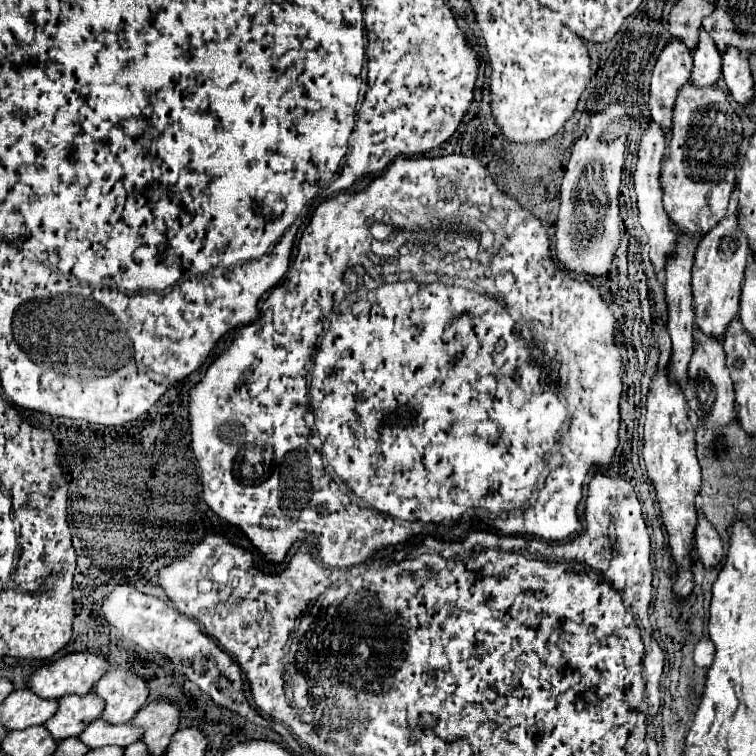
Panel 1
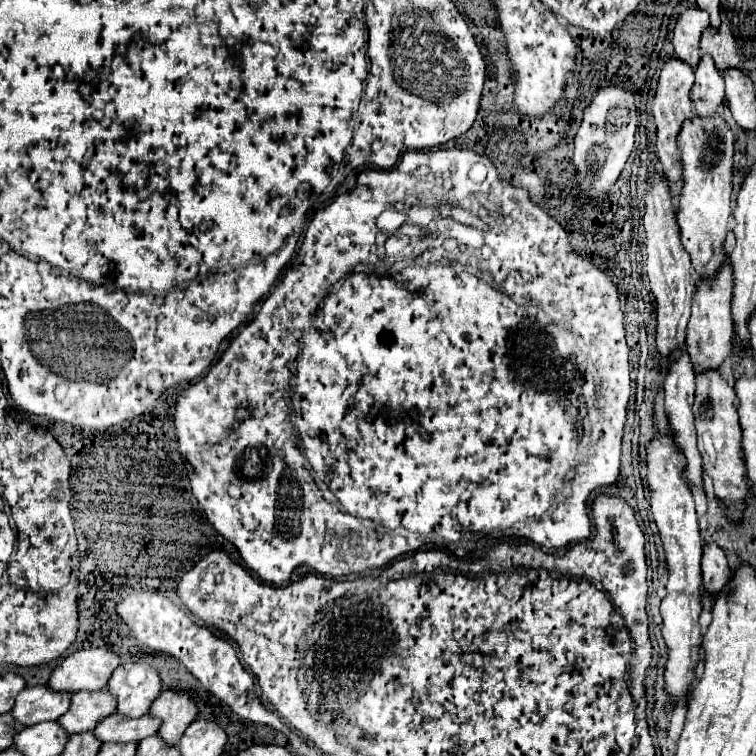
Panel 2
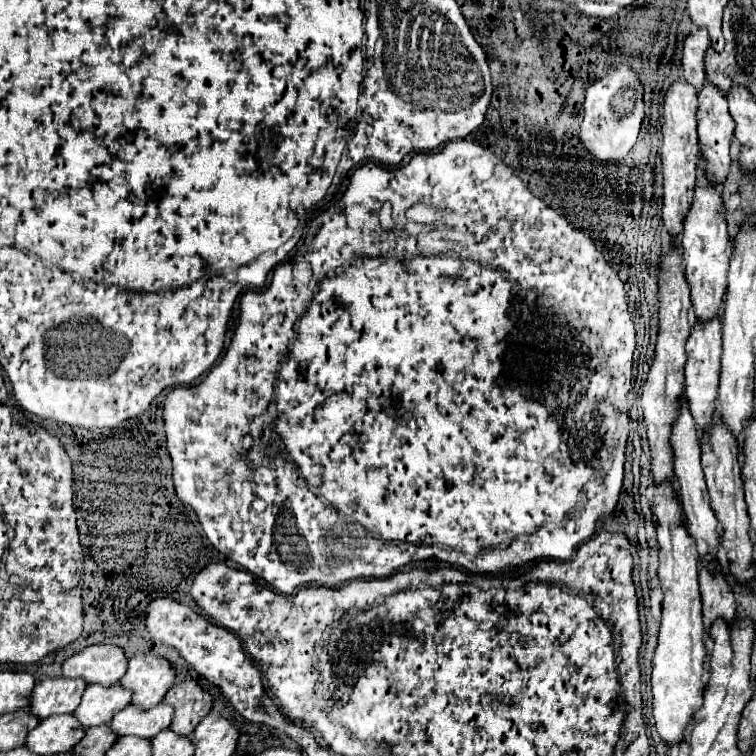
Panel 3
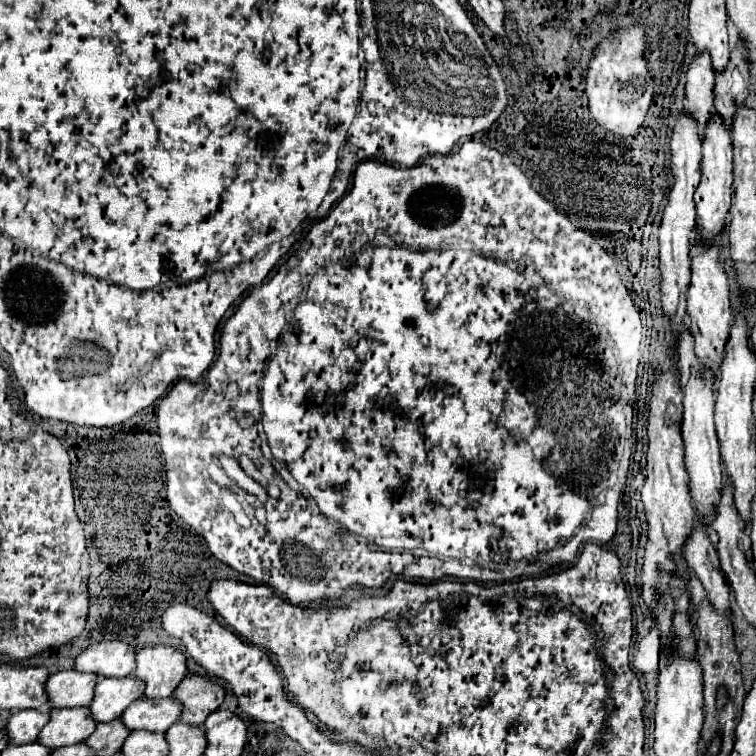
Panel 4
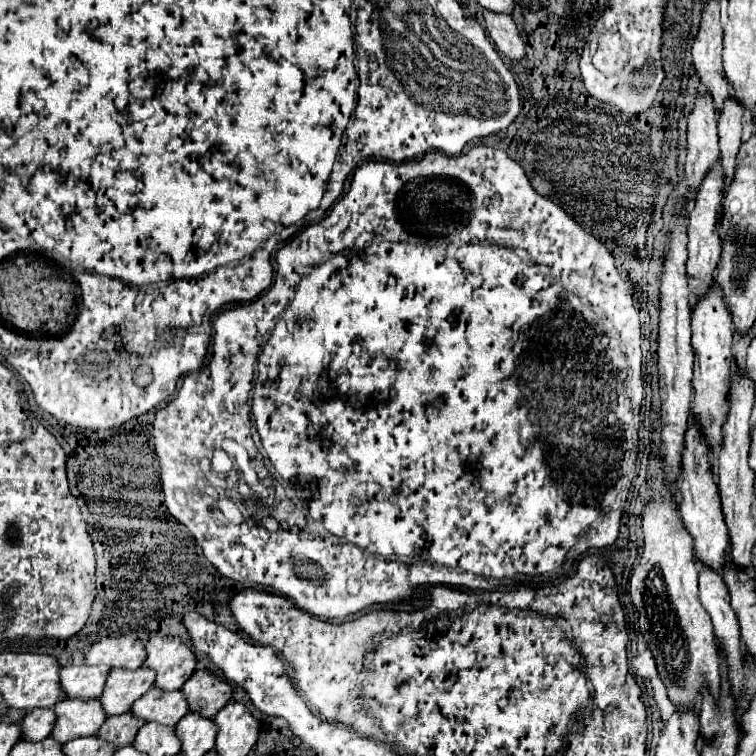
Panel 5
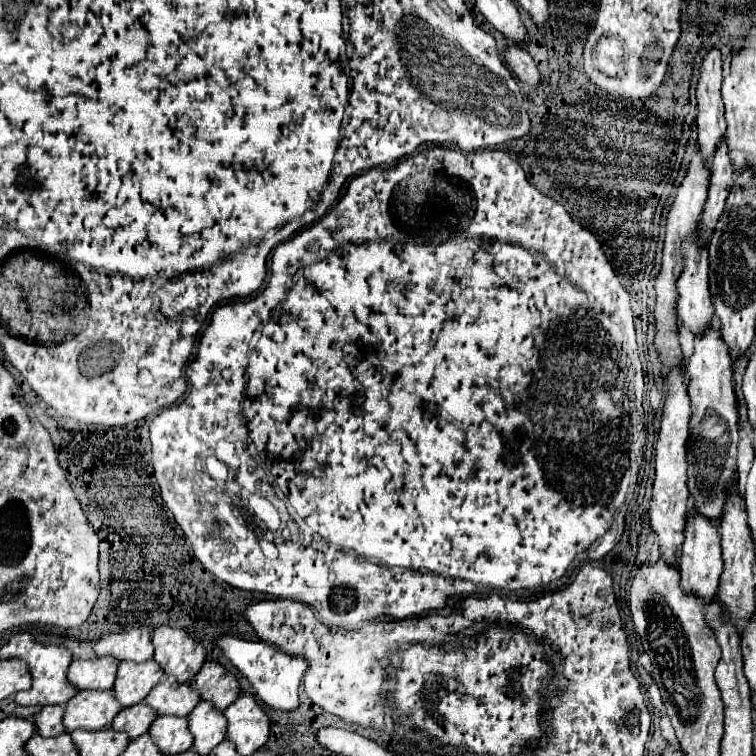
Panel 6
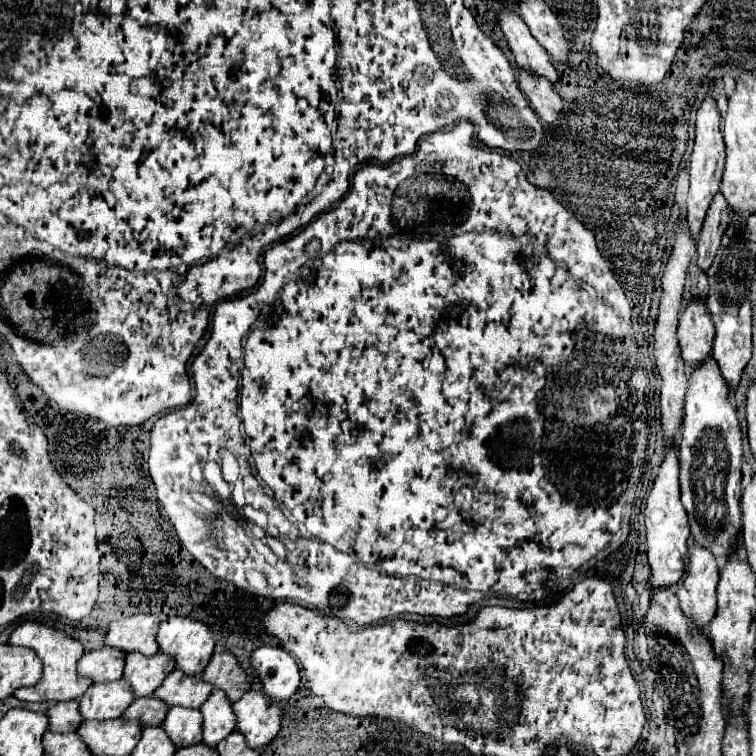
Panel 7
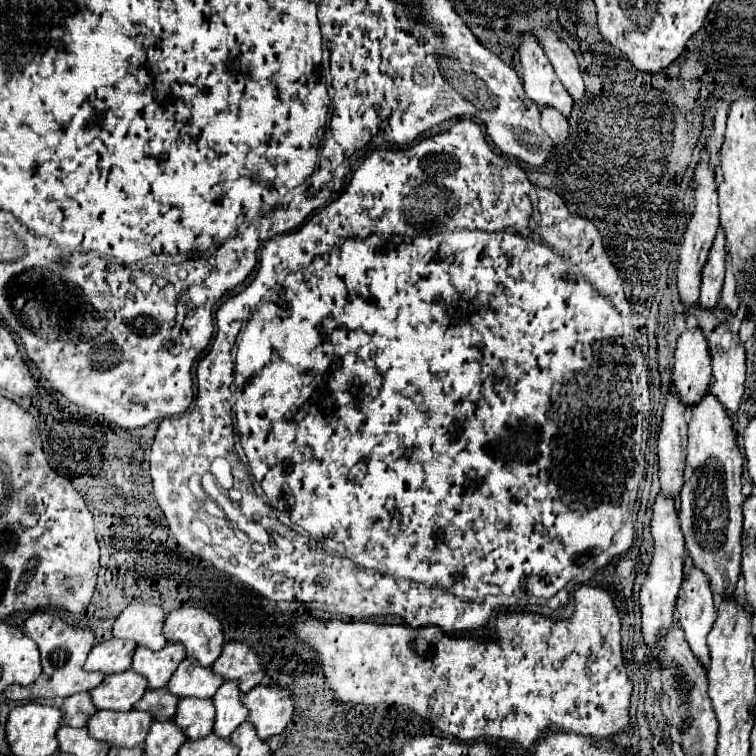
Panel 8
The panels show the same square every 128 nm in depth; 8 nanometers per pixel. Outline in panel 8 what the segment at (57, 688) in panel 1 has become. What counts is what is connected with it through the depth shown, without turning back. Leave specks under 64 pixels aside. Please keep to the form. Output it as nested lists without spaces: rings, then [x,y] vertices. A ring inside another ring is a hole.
[[[132,602],[116,618],[114,636],[130,638],[152,650],[160,650],[166,646],[166,638],[162,632],[164,620],[166,614],[160,606],[148,602]]]

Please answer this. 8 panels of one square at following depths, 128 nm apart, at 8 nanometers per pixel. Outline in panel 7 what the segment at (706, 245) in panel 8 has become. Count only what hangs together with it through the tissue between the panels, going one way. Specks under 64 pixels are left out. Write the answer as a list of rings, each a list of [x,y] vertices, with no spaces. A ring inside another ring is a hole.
[[[710,90],[708,98],[702,102],[698,110],[696,140],[694,140],[694,150],[690,156],[690,192],[686,200],[686,210],[688,210],[690,232],[694,232],[694,242],[698,240],[698,232],[702,230],[702,220],[706,218],[710,202],[720,190],[720,180],[722,180],[722,170],[724,170],[724,140],[718,130],[718,124],[720,124],[720,114],[712,98],[712,90]]]

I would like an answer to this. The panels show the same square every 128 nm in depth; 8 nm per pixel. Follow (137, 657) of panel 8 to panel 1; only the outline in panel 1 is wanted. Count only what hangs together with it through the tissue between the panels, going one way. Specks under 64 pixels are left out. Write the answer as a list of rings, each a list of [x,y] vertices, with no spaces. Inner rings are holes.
[[[92,692],[86,696],[74,696],[74,694],[64,696],[64,698],[60,698],[58,712],[44,726],[50,730],[50,734],[56,740],[78,736],[72,732],[82,732],[82,728],[86,728],[86,724],[100,718],[102,708],[104,708],[104,700]]]

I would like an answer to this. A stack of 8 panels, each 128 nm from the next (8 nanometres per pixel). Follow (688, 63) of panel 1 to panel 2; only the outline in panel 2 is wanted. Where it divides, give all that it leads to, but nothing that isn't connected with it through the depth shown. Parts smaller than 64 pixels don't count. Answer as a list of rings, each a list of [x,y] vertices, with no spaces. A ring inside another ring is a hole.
[[[676,58],[668,60],[662,68],[660,80],[658,80],[658,90],[654,96],[654,104],[652,104],[652,114],[656,120],[656,132],[658,132],[658,160],[662,164],[662,174],[668,180],[668,188],[672,198],[678,198],[678,192],[682,190],[682,158],[680,158],[680,148],[678,148],[678,132],[682,128],[682,124],[690,118],[696,116],[694,108],[692,108],[692,100],[690,100],[690,88],[694,86],[694,70],[690,70],[690,66],[686,62],[680,62]]]

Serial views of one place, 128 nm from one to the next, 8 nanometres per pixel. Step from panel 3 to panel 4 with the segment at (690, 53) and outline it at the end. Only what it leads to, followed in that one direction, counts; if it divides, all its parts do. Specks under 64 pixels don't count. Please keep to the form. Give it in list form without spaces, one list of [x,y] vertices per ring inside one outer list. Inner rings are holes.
[[[696,54],[690,64],[686,76],[686,102],[702,138],[706,120],[710,120],[710,112],[714,112],[714,72],[710,66],[710,56],[706,54]]]

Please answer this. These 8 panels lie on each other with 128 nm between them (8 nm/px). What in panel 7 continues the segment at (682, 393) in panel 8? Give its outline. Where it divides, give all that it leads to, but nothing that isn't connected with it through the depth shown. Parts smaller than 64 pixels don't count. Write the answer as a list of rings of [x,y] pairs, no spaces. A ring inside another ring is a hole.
[[[692,300],[680,314],[678,326],[678,346],[682,350],[682,360],[694,370],[712,354],[714,324],[704,310],[700,300]]]

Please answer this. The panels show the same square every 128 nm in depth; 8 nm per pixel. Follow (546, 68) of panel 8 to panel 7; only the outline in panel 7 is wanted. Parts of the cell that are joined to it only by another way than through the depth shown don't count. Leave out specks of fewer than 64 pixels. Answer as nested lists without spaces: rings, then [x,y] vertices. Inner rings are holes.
[[[502,12],[498,24],[506,36],[506,42],[516,58],[518,68],[526,72],[534,72],[538,76],[548,78],[552,84],[558,82],[558,74],[550,62],[548,52],[534,40],[526,22],[512,12]]]

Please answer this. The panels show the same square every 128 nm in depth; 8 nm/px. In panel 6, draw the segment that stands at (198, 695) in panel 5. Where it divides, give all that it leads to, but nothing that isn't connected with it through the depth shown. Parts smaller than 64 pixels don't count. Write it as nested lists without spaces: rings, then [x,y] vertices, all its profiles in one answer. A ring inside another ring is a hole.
[[[206,660],[190,686],[200,690],[202,700],[210,700],[218,710],[224,710],[240,696],[238,678],[232,672],[226,672],[218,660]]]

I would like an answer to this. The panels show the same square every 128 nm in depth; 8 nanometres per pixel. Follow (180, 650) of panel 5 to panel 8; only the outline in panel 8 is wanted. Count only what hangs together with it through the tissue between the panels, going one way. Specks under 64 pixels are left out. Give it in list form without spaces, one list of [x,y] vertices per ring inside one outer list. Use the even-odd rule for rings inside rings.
[[[182,606],[168,614],[164,636],[182,642],[186,654],[194,656],[202,666],[212,666],[224,646],[220,620],[214,614],[192,606]]]

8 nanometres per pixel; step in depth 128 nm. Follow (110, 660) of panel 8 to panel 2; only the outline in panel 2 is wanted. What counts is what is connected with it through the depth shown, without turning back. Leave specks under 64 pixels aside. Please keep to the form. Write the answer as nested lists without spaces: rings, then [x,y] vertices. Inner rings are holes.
[[[30,686],[18,694],[12,716],[24,726],[32,726],[46,720],[58,720],[68,708],[70,692],[54,692],[48,686]]]

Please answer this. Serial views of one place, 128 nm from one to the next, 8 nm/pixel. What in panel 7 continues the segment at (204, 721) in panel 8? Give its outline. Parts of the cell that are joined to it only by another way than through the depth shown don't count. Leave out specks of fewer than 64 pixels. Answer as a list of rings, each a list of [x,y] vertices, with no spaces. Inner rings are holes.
[[[170,708],[162,728],[172,738],[176,748],[200,744],[202,740],[202,712],[198,708]]]

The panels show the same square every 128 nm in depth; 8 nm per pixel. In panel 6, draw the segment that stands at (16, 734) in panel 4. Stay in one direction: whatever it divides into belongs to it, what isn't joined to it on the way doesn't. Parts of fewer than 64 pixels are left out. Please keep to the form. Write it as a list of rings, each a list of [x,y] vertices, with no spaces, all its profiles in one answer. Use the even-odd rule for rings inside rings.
[[[56,704],[56,706],[44,706],[40,710],[40,714],[36,716],[36,728],[38,734],[42,736],[58,736],[64,734],[64,724],[62,724],[62,716],[64,716],[64,706]]]

